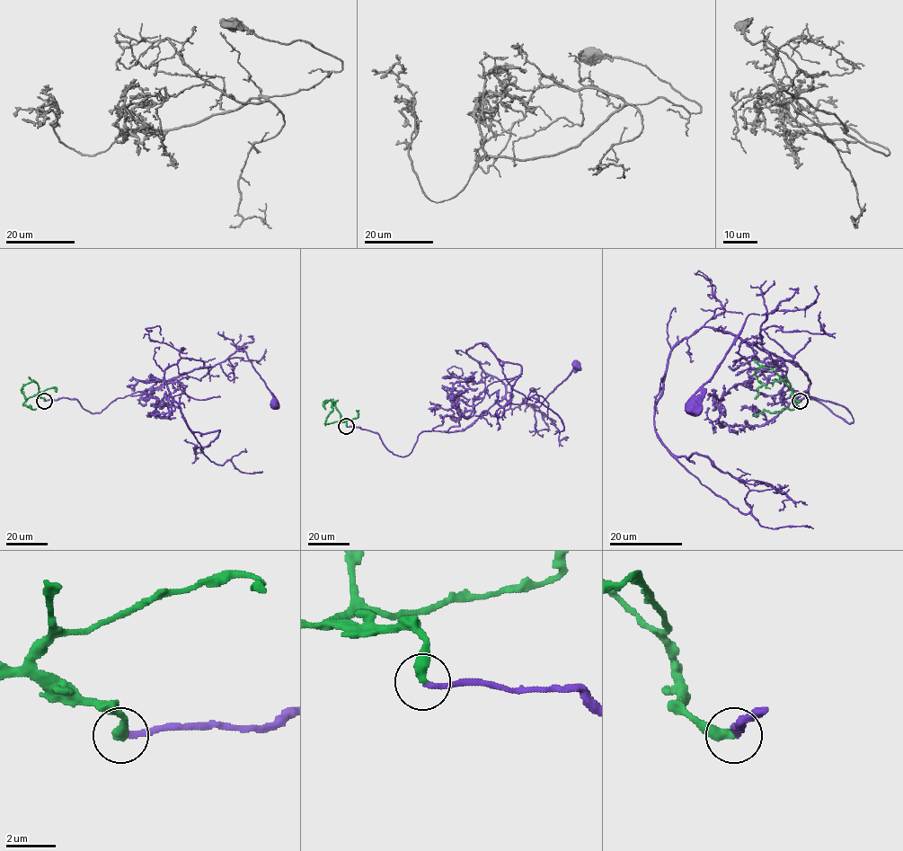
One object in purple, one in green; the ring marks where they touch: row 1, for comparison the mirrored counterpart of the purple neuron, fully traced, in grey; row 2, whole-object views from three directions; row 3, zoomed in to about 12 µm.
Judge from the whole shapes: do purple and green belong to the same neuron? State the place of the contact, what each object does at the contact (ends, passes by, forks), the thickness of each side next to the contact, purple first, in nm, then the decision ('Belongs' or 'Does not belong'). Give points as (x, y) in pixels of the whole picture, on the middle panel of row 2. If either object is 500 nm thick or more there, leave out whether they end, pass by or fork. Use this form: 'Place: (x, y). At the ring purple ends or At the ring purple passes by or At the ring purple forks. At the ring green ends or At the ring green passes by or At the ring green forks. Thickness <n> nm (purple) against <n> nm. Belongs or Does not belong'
Place: (346, 426). At the ring purple ends. At the ring green ends. Thickness 220 nm (purple) against 400 nm. Belongs

